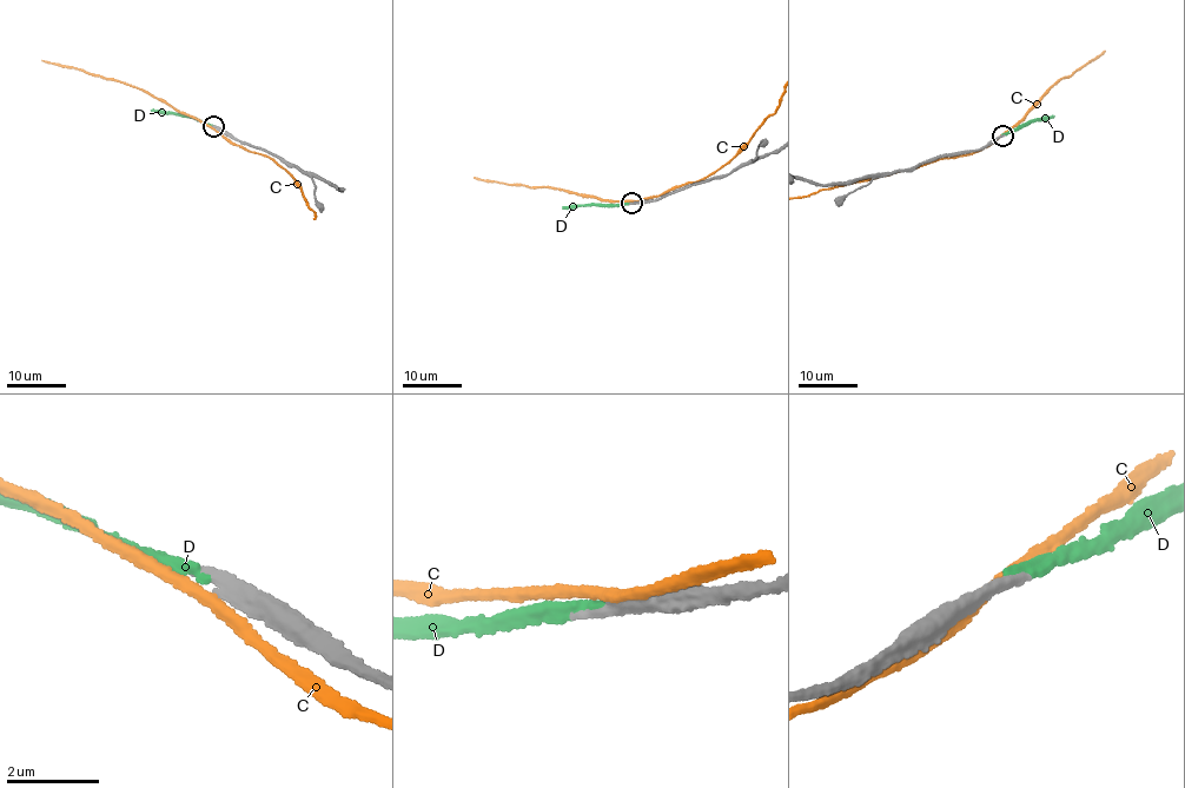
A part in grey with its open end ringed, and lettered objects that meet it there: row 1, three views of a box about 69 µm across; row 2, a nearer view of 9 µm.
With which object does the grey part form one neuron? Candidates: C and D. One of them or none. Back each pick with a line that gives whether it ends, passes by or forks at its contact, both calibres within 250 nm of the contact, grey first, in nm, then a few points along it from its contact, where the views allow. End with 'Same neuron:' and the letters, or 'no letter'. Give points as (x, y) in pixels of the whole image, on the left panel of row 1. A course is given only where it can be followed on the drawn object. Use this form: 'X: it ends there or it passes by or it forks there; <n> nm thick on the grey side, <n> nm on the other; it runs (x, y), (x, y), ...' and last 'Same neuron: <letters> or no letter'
D: it ends there; 320 nm thick on the grey side, 240 nm on the other; it runs (214, 127), (200, 119), (151, 110)
Same neuron: D

